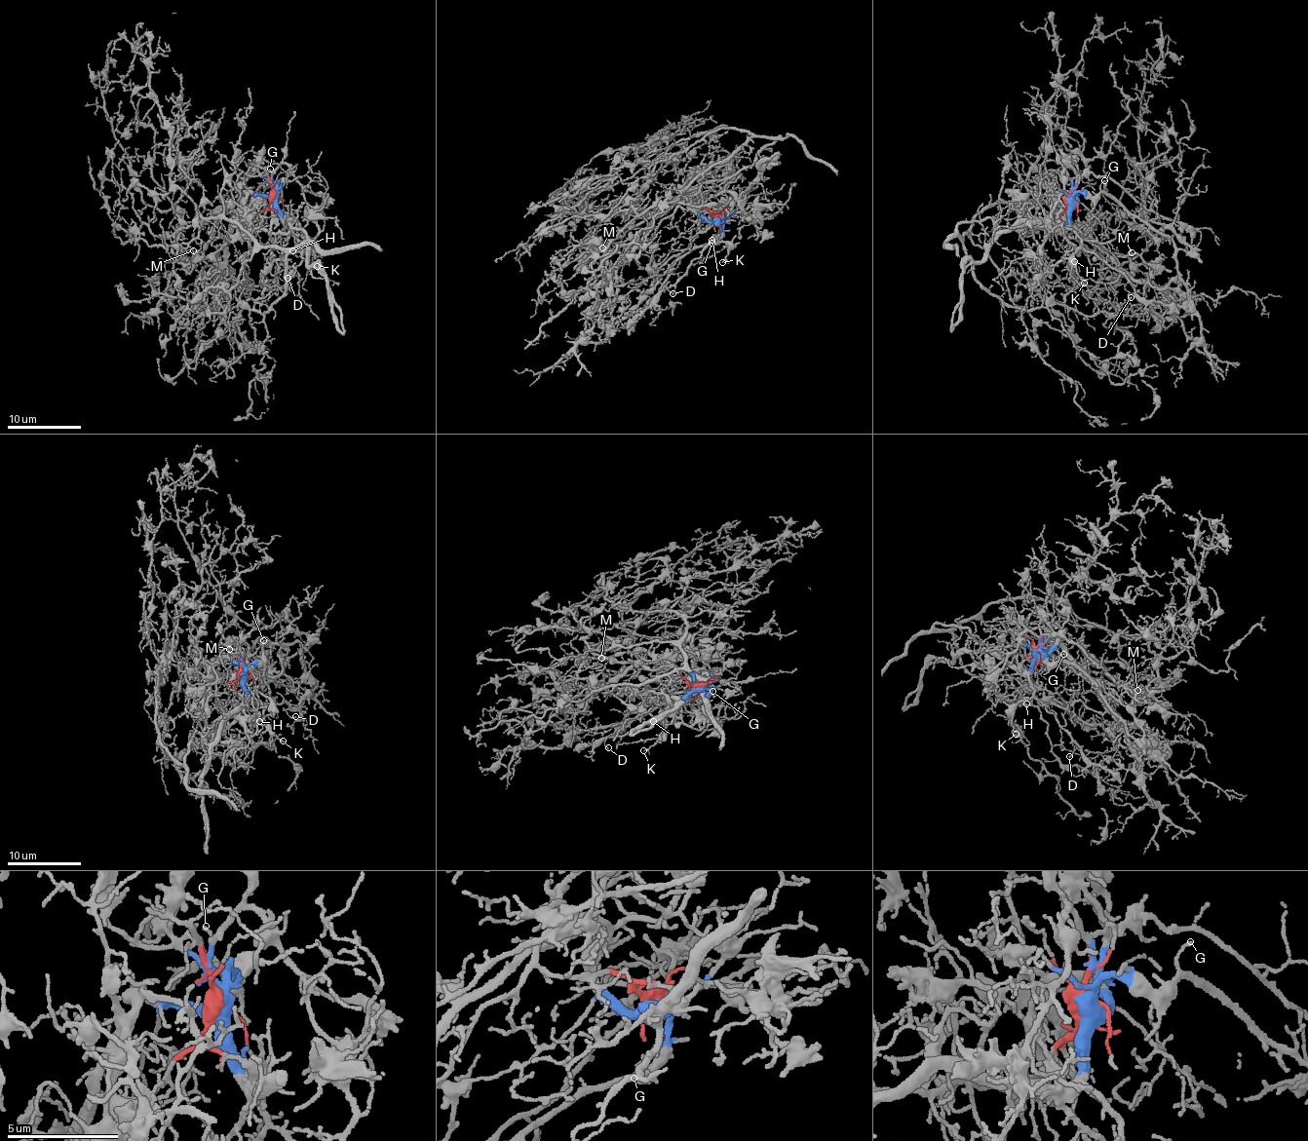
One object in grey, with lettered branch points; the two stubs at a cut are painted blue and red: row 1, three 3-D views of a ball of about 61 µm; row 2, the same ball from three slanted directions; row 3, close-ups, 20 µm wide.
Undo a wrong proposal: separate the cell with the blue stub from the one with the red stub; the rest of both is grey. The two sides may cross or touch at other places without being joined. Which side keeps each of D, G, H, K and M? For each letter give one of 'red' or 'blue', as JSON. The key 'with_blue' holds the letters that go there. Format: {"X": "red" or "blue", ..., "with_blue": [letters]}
{"D": "blue", "G": "blue", "H": "blue", "K": "blue", "M": "red", "with_blue": ["D", "G", "H", "K"]}

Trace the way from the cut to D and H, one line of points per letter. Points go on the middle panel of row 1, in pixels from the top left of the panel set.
D: (717, 219), (718, 229), (712, 242), (674, 284), (663, 290), (668, 288), (673, 293)
H: (717, 219), (718, 229), (714, 239), (716, 244), (718, 241), (713, 235), (711, 241)

